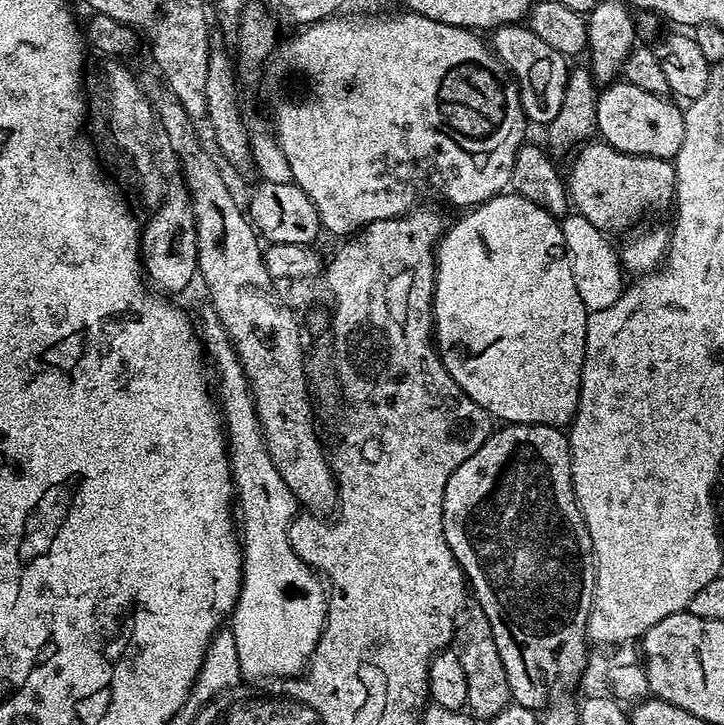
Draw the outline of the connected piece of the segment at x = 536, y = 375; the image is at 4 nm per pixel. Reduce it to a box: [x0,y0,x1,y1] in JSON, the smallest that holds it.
[432,190,589,426]

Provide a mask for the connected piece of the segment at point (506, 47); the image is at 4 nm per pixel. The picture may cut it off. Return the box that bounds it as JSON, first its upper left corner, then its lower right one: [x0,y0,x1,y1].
[490,23,570,126]

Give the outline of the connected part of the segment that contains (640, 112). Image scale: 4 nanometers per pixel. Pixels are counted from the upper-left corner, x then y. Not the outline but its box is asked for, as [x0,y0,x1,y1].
[596,82,684,160]

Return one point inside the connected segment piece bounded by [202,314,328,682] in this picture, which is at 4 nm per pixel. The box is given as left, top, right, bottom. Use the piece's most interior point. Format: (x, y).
(278, 619)

